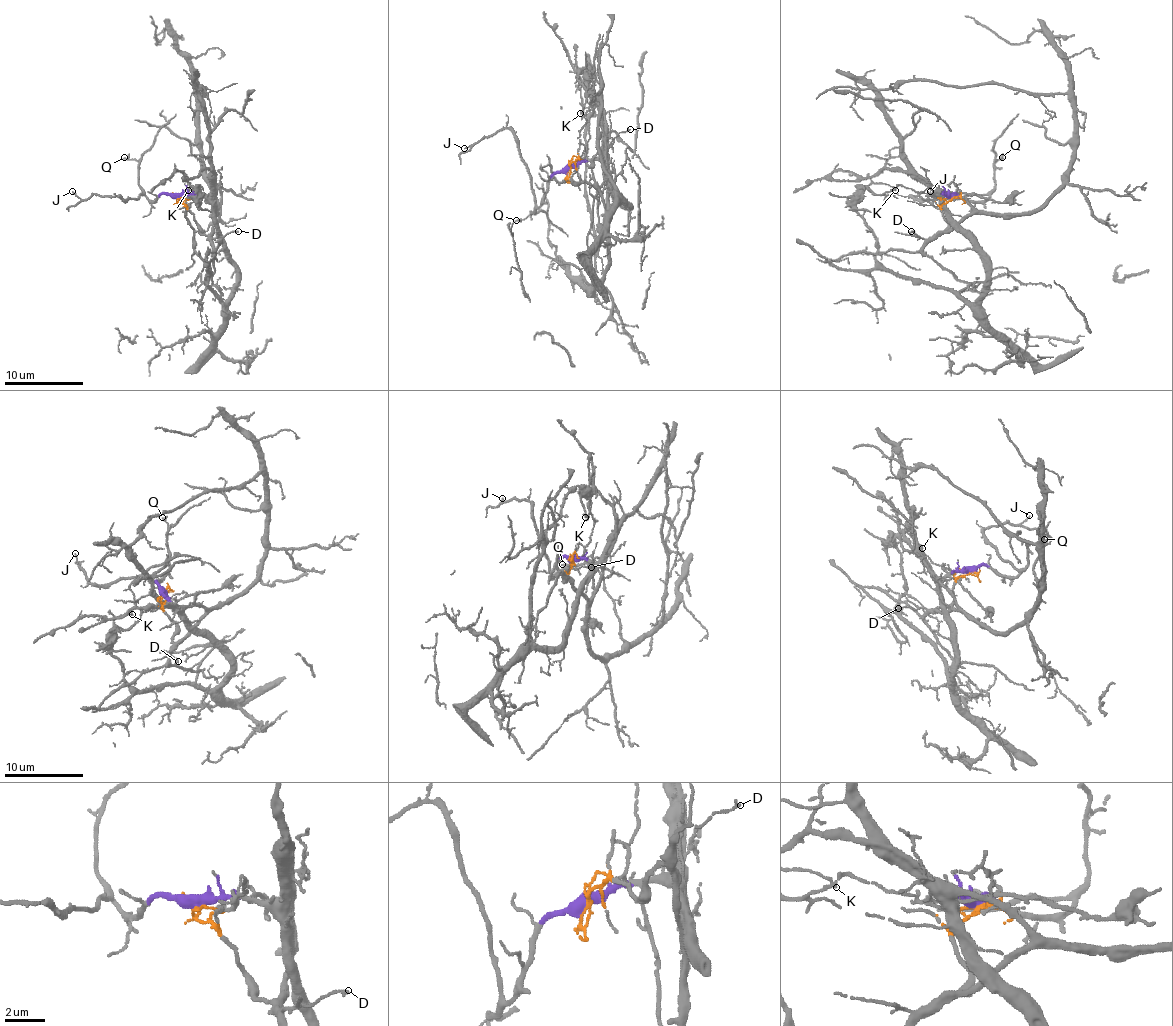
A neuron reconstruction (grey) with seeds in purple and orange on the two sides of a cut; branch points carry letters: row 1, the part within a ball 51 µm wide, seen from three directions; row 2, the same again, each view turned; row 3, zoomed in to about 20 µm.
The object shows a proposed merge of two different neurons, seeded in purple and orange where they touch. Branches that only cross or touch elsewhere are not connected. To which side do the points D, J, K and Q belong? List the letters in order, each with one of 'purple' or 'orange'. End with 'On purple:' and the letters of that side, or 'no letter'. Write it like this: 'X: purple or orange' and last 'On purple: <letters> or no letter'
D: orange
J: purple
K: orange
Q: purple
On purple: J, Q

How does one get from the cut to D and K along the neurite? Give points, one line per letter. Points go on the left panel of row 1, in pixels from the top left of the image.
D: (177, 197), (207, 238), (238, 230)
K: (177, 197), (185, 200), (197, 193), (197, 185), (201, 189), (199, 195), (189, 183), (189, 191)

